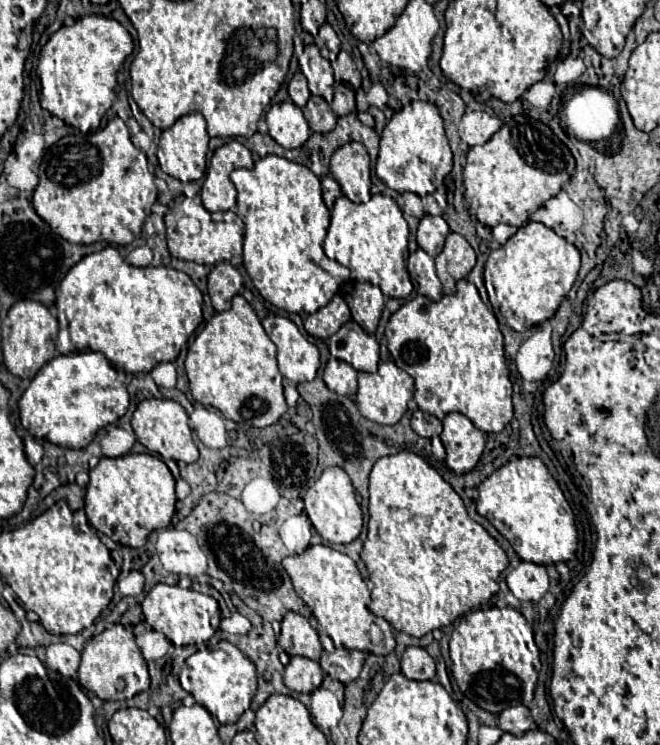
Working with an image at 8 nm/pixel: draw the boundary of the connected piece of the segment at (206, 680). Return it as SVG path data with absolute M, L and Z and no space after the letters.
M220 641L214 650L203 647L188 657L179 674L179 681L182 688L196 699L196 703L200 703L222 725L232 725L250 707L250 701L256 695L258 674L252 661L238 647L228 641Z

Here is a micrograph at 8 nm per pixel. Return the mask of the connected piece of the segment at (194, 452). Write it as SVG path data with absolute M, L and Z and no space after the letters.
M146 399L142 401L132 417L132 429L136 433L136 439L148 449L150 453L156 453L162 459L174 459L184 463L196 463L198 461L198 449L192 441L192 429L188 427L188 415L184 407L170 399Z

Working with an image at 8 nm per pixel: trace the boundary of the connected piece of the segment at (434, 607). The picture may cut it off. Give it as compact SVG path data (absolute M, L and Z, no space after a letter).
M398 451L396 455L386 455L386 457L380 457L374 467L372 467L372 473L370 473L370 487L368 487L368 493L370 493L370 503L368 503L368 513L370 513L370 519L368 519L368 537L364 541L364 547L362 547L362 561L366 563L368 567L368 579L372 583L372 601L370 601L370 611L378 617L384 617L396 631L404 631L408 635L414 635L414 637L422 637L434 629L440 629L440 627L446 627L446 625L452 625L460 615L480 607L482 603L486 603L492 595L498 593L498 579L500 579L500 573L508 567L508 557L504 553L504 549L496 543L496 539L480 525L476 523L474 519L470 519L460 495L450 487L450 483L446 483L442 479L442 475L426 461L422 459L420 455L412 453L412 451Z

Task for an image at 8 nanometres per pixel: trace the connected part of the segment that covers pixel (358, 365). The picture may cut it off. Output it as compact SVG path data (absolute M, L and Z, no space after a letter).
M348 321L338 333L326 339L326 343L332 357L350 363L356 371L376 373L380 359L378 343L372 335L364 333L356 321Z

